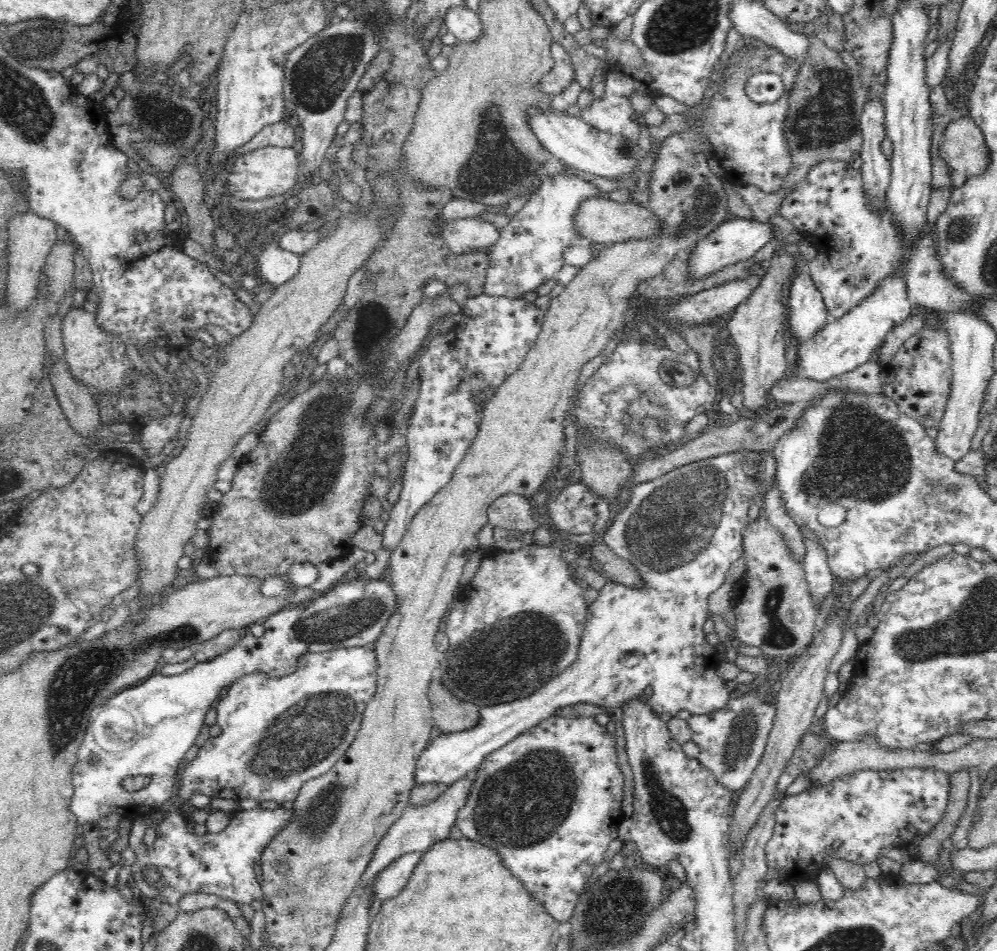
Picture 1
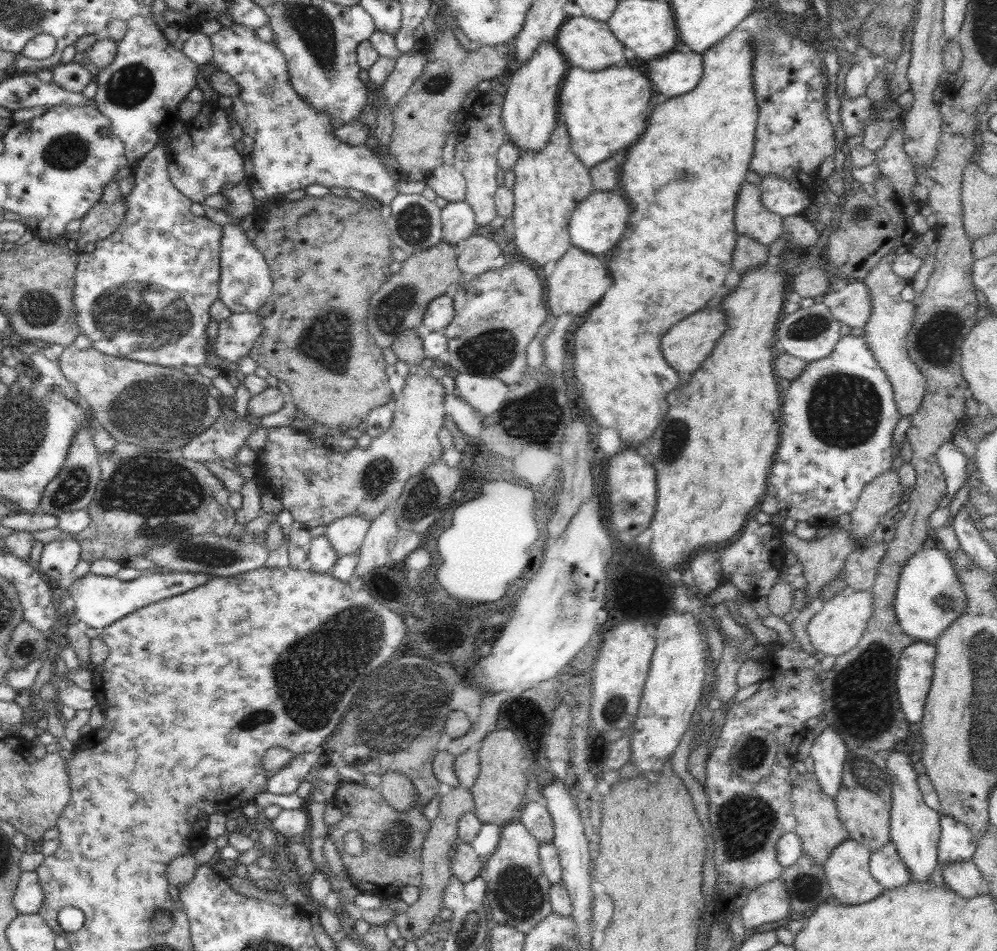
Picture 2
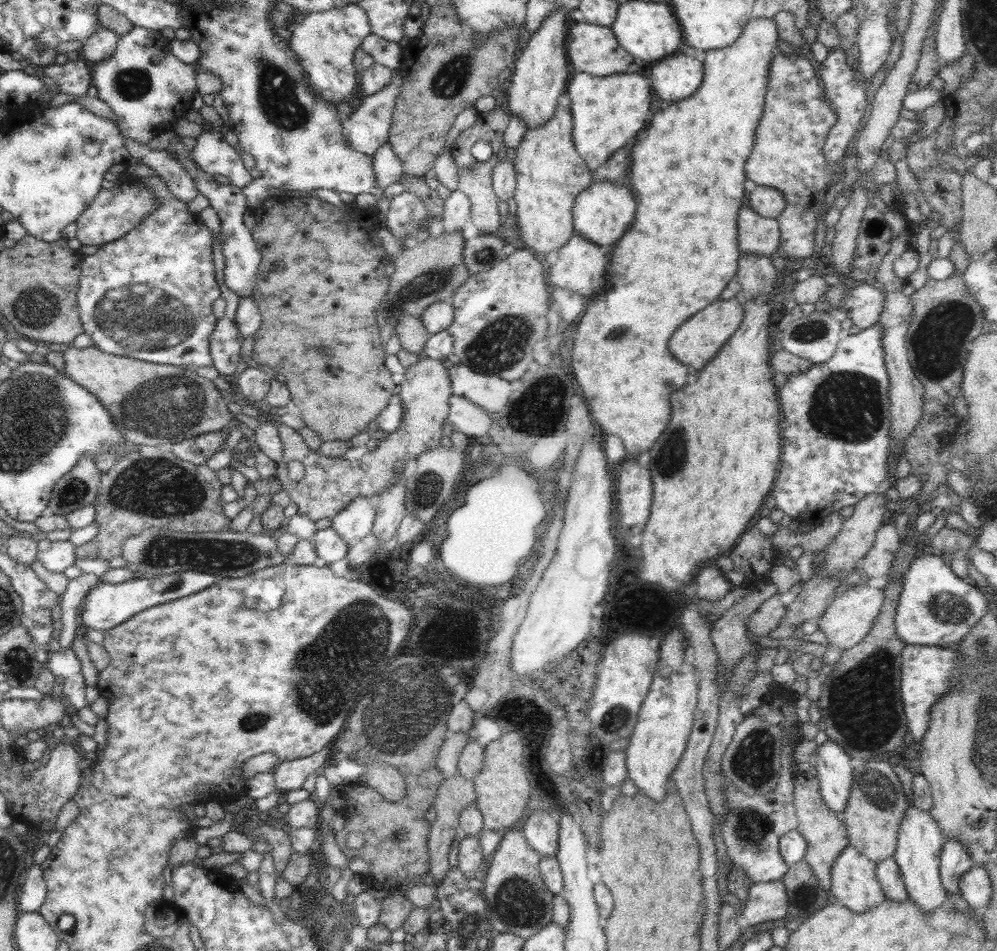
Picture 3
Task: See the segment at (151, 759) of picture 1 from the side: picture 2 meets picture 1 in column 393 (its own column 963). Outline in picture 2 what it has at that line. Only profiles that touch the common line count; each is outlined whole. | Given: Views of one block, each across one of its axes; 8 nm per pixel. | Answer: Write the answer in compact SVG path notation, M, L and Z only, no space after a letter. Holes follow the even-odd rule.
M941 546L928 549L922 547L906 560L896 588L894 610L902 632L912 640L925 643L936 640L968 610L968 597L962 589L954 565Z

